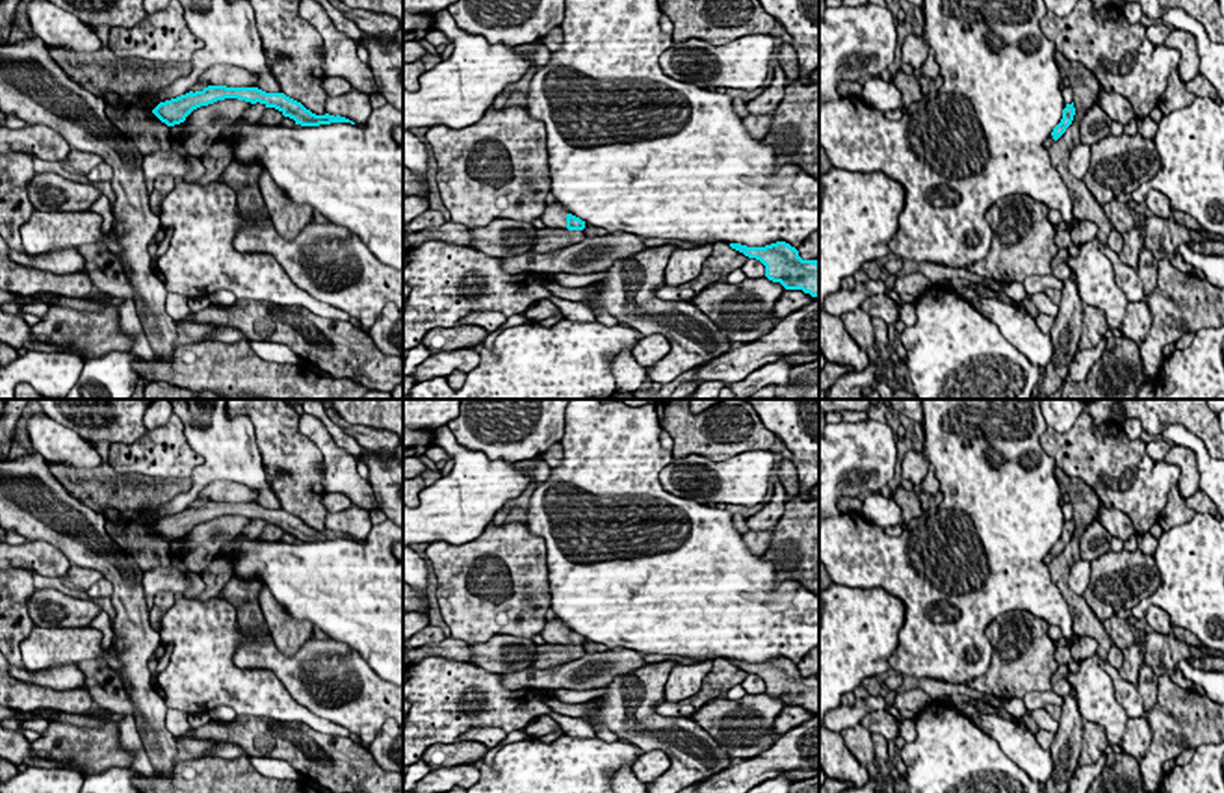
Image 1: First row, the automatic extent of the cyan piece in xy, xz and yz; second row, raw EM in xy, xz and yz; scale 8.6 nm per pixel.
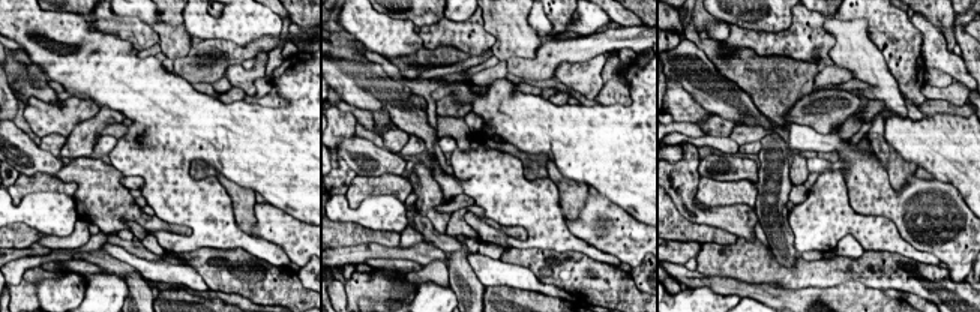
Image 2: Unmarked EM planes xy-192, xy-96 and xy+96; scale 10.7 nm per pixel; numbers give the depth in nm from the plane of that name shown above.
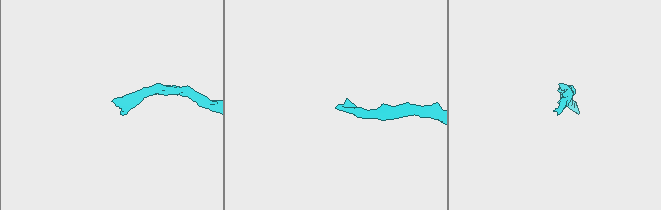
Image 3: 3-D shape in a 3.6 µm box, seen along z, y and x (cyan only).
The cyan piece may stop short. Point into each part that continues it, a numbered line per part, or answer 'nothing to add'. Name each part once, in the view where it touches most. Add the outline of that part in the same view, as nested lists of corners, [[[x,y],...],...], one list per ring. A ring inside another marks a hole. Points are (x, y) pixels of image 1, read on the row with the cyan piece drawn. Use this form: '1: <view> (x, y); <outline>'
1: xz (554, 216); [[[548,195],[540,221],[548,228],[566,228],[566,214],[568,212],[553,197]]]

